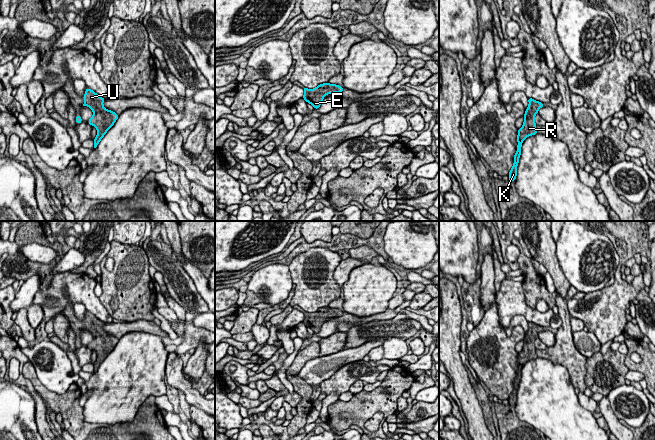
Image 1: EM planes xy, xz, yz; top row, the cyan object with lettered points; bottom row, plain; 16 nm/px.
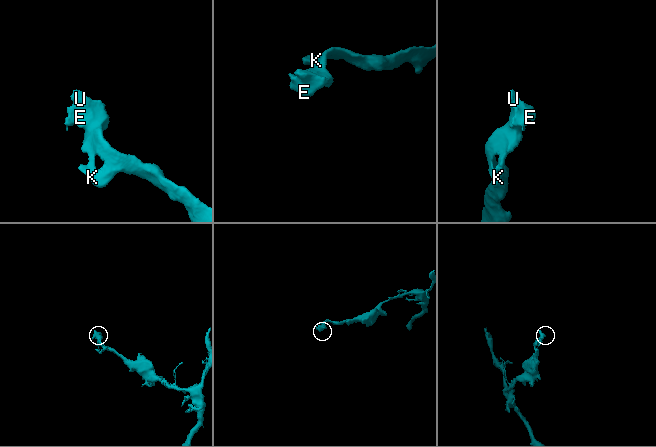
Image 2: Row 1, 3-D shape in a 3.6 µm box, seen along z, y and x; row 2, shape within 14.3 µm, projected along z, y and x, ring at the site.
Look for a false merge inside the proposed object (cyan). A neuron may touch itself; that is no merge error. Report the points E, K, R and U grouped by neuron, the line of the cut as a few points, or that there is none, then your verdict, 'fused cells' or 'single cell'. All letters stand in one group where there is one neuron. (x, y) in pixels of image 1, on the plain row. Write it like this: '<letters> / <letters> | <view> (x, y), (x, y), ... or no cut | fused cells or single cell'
E K R U | no cut | single cell

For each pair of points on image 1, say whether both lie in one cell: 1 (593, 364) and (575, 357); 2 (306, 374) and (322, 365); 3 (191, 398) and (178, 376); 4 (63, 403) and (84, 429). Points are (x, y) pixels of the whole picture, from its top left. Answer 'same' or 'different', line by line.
1: different
2: same
3: same
4: same

